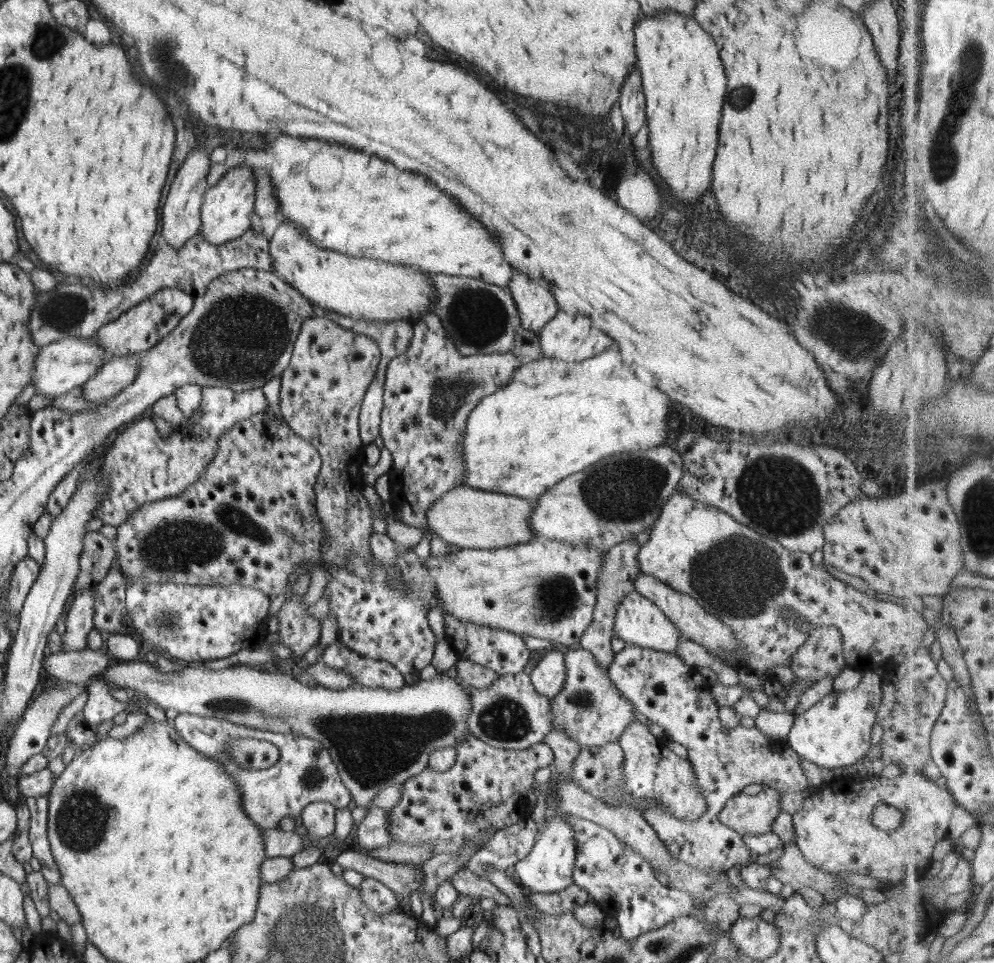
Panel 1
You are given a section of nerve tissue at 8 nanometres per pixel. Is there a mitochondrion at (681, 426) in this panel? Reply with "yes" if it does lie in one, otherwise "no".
no

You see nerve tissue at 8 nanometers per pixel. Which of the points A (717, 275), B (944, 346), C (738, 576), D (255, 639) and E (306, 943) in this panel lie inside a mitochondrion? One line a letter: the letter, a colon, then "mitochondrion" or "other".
A: other
B: other
C: mitochondrion
D: other
E: mitochondrion

